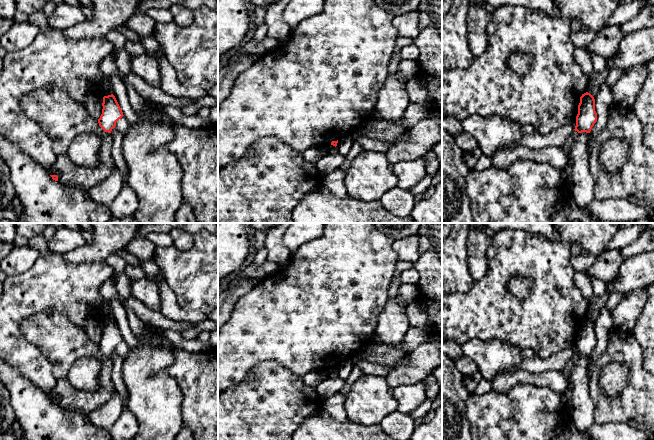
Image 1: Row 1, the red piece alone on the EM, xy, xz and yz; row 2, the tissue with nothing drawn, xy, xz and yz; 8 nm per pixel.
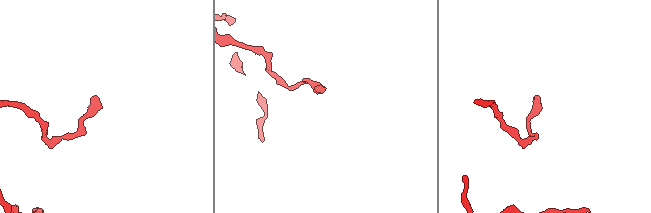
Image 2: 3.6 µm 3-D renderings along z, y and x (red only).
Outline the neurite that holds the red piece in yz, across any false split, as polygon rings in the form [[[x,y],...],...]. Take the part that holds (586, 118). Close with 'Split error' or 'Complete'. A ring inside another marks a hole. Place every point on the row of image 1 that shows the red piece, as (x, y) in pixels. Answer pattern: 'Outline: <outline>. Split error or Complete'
Outline: [[[586,92],[580,97],[574,130],[578,133],[590,133],[596,121],[595,99],[590,93]]]. Complete

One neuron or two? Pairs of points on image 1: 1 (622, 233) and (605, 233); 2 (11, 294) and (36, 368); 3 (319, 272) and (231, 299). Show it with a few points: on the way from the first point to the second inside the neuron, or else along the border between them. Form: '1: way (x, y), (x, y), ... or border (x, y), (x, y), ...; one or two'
1: border (615, 233), (604, 250); two
2: way (11, 312), (12, 344), (18, 350); one
3: border (254, 285), (238, 299), (229, 317); two

